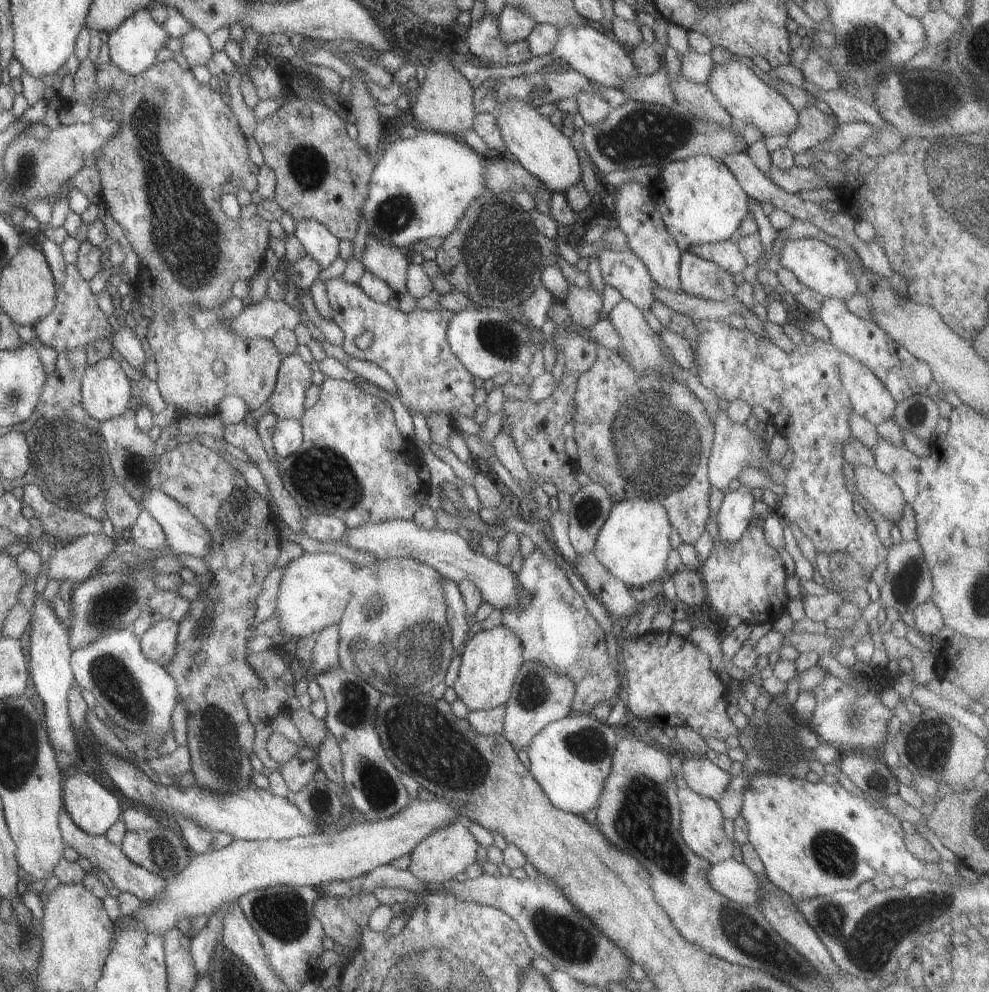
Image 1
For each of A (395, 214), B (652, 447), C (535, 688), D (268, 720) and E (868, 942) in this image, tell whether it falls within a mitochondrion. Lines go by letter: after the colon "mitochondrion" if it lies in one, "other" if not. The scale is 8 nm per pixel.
A: mitochondrion
B: mitochondrion
C: mitochondrion
D: other
E: mitochondrion

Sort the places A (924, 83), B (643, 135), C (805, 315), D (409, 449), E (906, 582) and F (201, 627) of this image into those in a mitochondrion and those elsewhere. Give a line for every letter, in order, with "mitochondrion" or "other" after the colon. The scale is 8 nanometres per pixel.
A: other
B: mitochondrion
C: other
D: other
E: mitochondrion
F: mitochondrion

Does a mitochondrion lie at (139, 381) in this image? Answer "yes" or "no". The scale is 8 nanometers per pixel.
no

